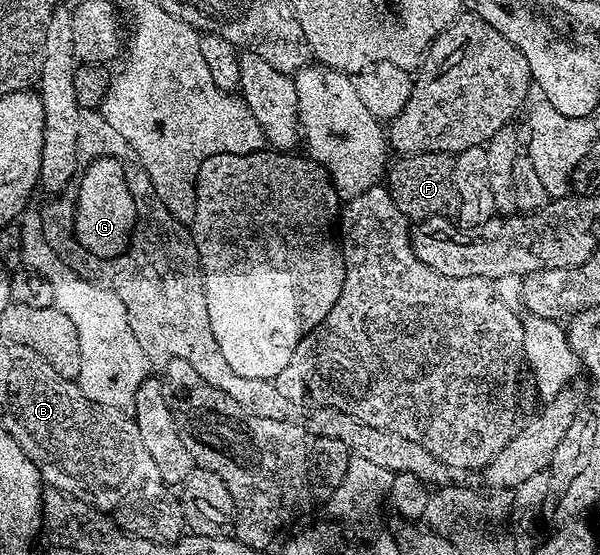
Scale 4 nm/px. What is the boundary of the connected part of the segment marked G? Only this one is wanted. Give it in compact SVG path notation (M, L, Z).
M97 158L80 175L77 186L77 207L71 210L75 241L82 251L97 258L120 259L125 253L139 217L139 205L125 183L125 170L113 158Z

